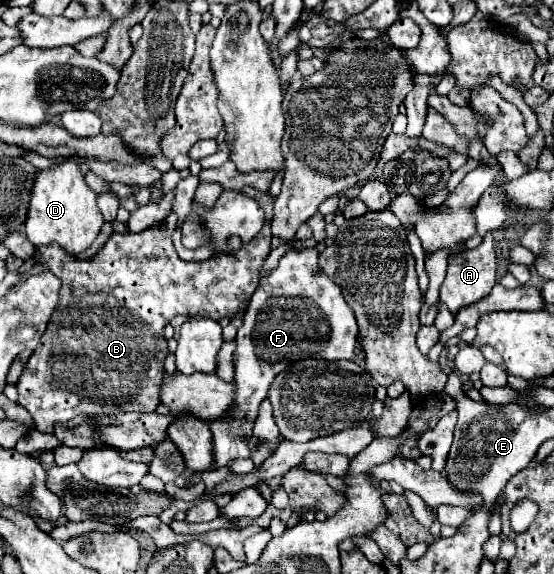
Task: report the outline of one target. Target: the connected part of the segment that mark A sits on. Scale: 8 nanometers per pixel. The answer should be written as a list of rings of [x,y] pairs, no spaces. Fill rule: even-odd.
[[[488,231],[476,249],[458,253],[458,257],[454,257],[454,261],[448,261],[446,279],[440,287],[440,301],[444,301],[446,307],[452,313],[456,313],[460,307],[466,307],[466,305],[486,297],[494,285],[496,285],[496,251],[494,251],[494,235],[492,235],[492,231]]]

